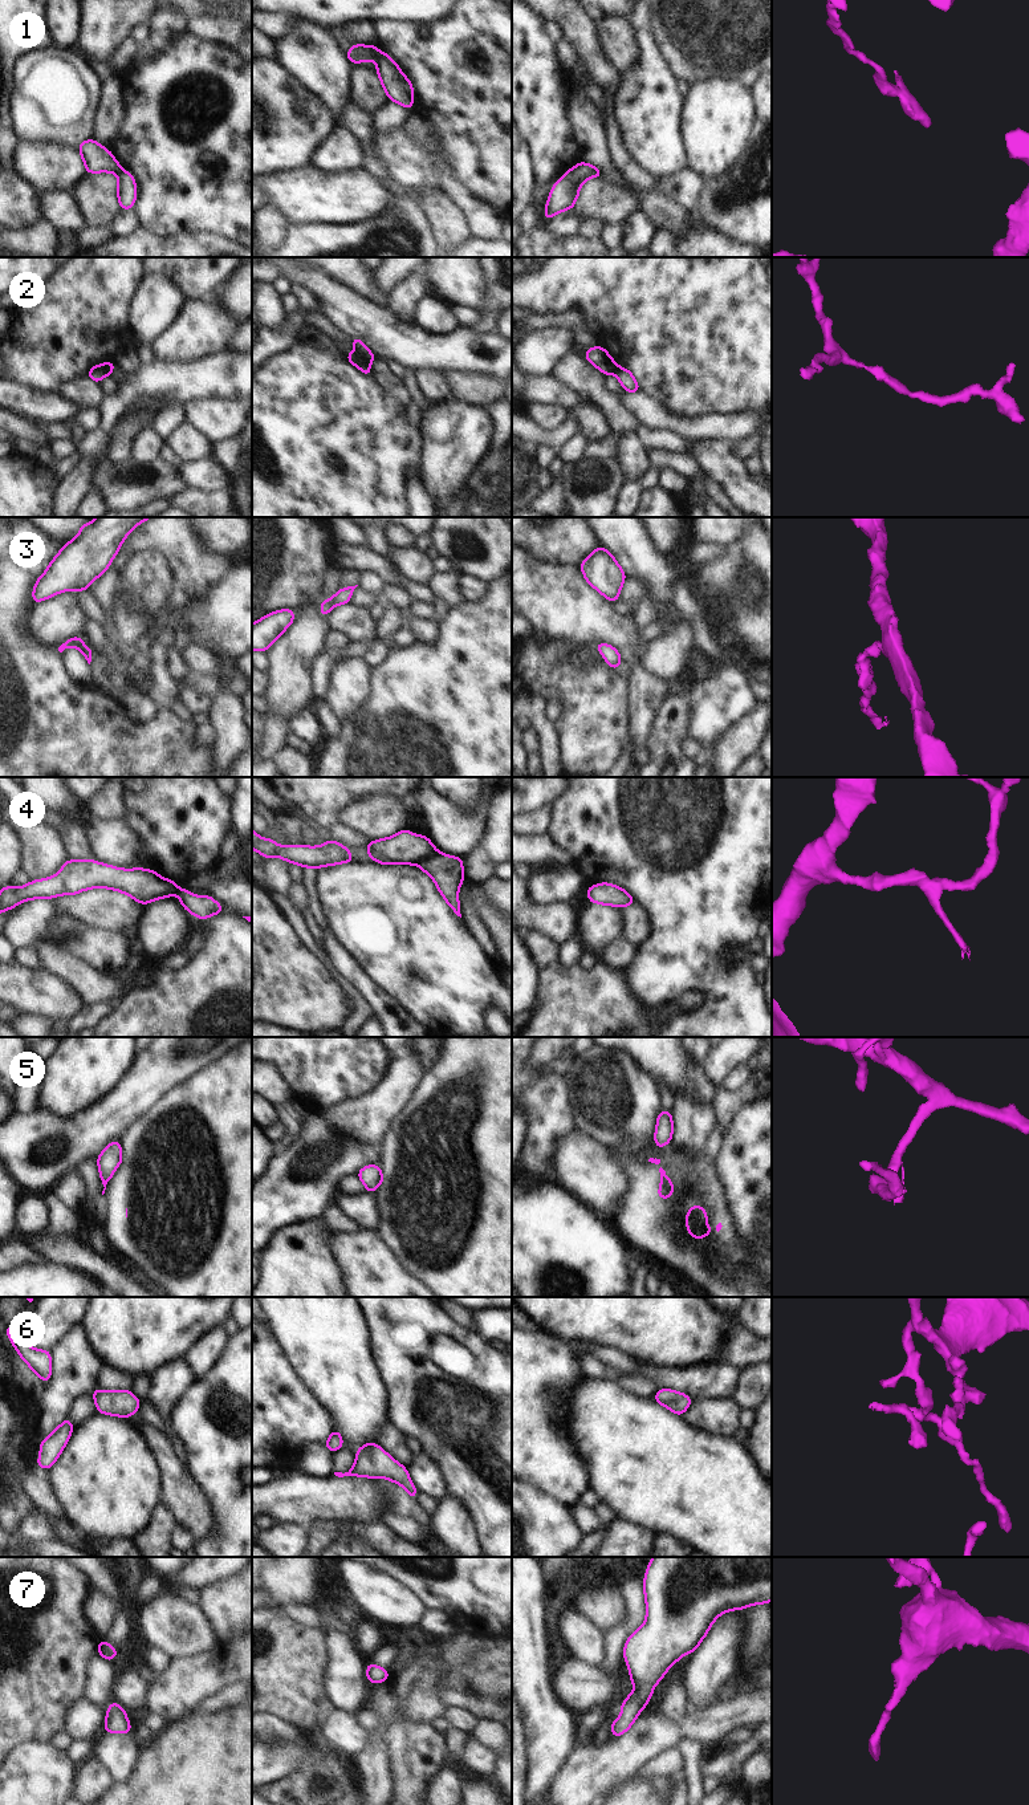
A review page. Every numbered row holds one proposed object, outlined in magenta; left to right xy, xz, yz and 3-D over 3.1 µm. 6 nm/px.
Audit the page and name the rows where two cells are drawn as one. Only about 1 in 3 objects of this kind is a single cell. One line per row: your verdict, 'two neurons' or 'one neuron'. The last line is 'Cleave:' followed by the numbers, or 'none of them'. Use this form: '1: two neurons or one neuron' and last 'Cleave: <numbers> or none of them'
1: two neurons
2: two neurons
3: one neuron
4: two neurons
5: two neurons
6: one neuron
7: one neuron
Cleave: 1, 2, 4, 5

